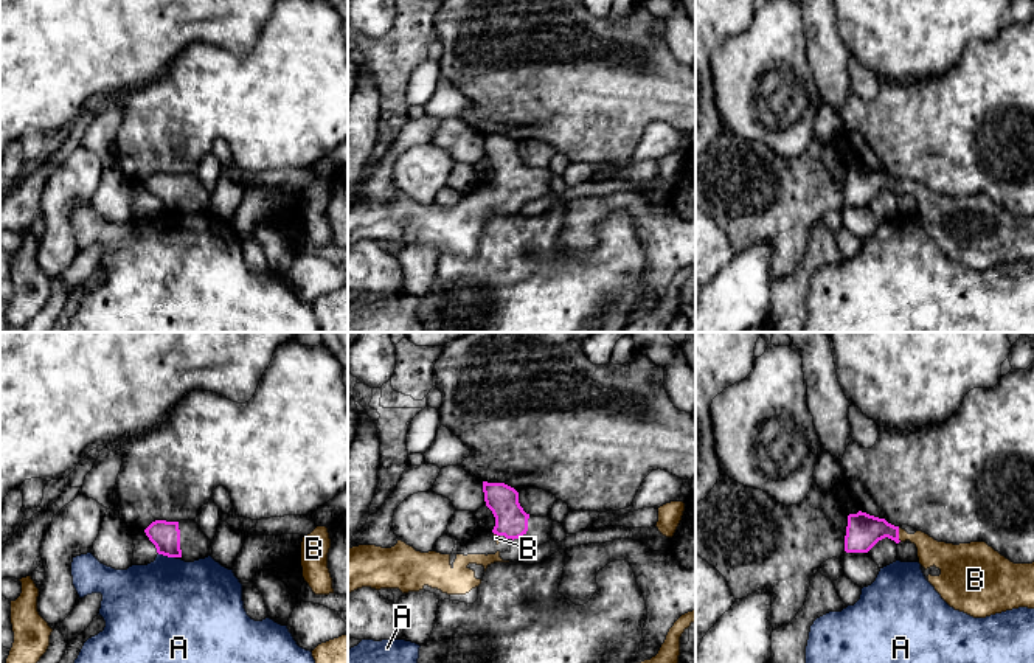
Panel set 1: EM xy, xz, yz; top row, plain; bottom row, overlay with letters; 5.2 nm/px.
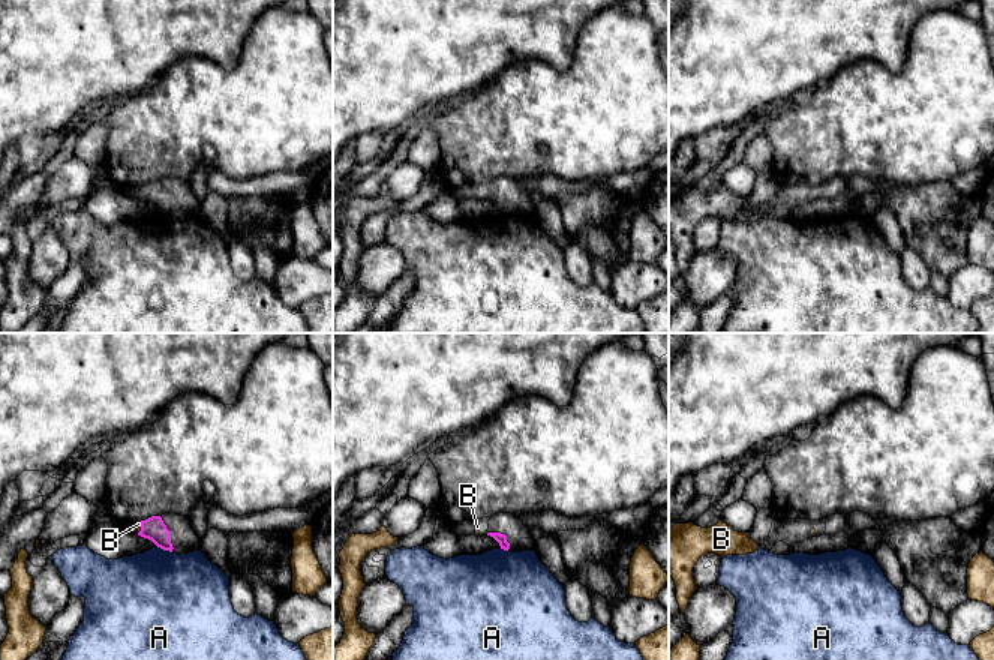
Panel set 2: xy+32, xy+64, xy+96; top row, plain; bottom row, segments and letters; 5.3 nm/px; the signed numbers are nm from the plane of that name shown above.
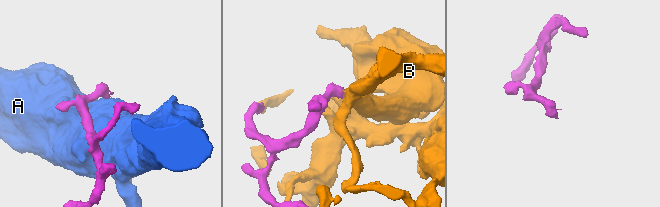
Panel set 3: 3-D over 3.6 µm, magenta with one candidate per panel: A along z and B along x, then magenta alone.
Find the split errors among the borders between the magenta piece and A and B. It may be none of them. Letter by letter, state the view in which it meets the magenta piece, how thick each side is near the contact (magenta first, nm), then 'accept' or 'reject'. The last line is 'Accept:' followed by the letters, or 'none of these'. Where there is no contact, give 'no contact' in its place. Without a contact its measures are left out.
A: xy | 150/460 nm | reject
B: yz | 180/140 nm | accept
Accept: B

